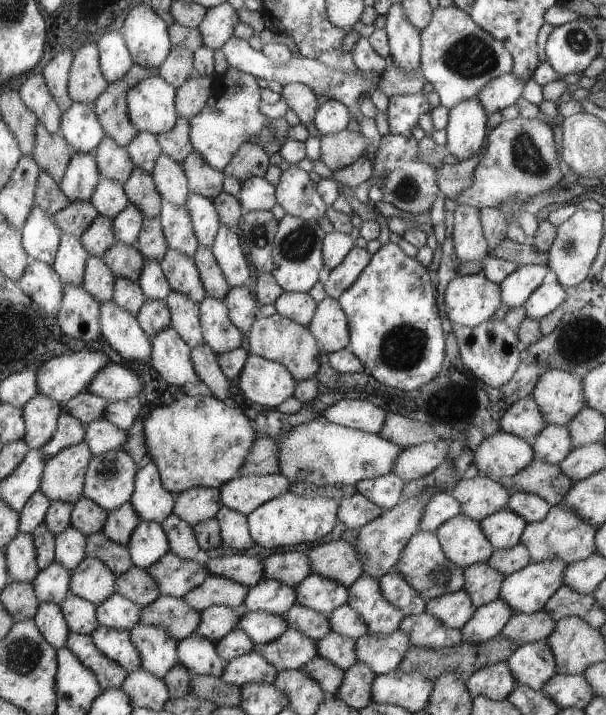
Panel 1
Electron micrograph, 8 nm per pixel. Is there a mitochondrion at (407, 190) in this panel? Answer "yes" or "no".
yes

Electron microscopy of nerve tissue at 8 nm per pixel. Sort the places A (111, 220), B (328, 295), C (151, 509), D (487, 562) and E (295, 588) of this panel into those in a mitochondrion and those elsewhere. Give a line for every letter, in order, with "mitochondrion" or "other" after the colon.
A: other
B: other
C: other
D: other
E: other

